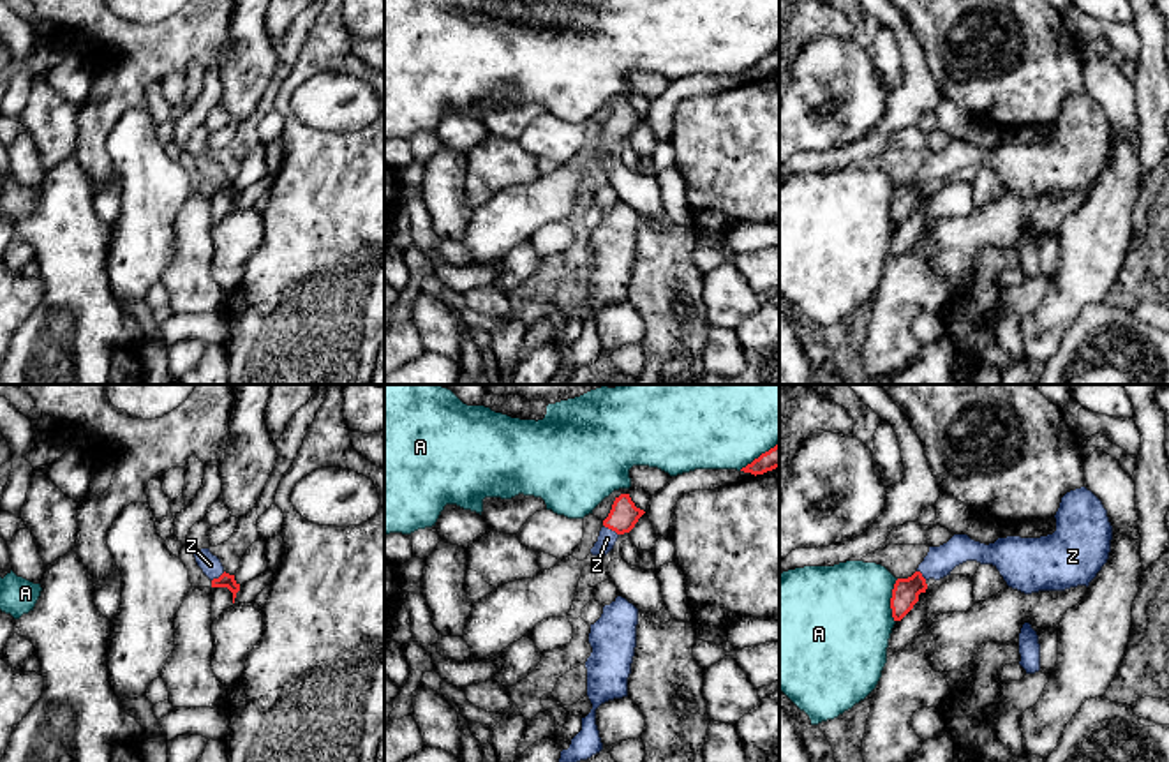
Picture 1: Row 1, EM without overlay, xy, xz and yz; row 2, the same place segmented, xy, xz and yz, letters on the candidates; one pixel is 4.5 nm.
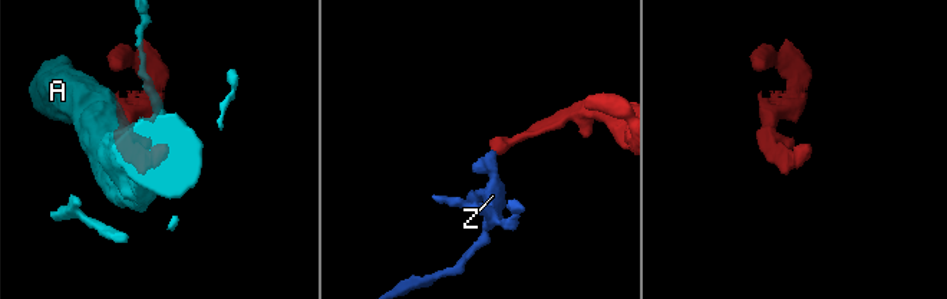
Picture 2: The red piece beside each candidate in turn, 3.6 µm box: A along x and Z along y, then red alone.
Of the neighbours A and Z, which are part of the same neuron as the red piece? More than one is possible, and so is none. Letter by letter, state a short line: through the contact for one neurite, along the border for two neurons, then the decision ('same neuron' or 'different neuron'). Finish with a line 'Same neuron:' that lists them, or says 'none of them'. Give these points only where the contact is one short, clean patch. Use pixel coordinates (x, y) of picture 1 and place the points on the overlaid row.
A: different neuron
Z: line xz (623, 515), (610, 528), (607, 538); same neuron
Same neuron: Z

